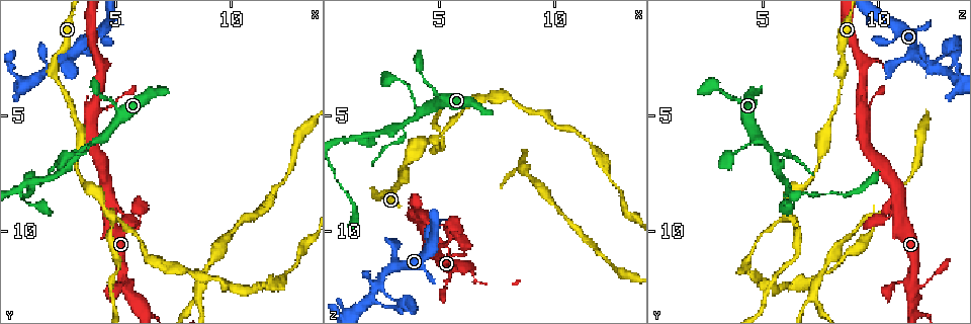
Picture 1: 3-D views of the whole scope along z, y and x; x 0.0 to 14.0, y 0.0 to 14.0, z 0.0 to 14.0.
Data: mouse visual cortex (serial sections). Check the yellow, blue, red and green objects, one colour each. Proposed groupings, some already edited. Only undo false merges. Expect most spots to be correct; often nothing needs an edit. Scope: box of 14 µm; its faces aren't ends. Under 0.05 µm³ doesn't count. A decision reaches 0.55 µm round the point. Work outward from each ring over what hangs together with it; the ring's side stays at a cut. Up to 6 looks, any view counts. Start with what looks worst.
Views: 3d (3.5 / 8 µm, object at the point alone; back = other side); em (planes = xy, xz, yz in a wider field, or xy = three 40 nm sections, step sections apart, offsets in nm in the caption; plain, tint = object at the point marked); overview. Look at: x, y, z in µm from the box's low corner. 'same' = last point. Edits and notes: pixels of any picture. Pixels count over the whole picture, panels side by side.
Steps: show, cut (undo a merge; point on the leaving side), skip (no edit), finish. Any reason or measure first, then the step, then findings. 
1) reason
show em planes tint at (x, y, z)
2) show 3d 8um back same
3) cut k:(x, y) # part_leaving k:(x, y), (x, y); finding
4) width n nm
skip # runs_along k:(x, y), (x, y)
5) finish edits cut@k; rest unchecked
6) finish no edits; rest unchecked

sharp bend
show 3d 3.5um back at (3.4, 6.6, 5.5)

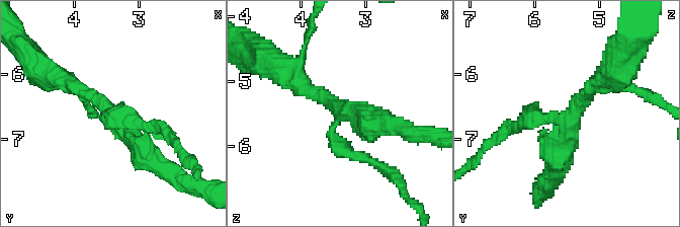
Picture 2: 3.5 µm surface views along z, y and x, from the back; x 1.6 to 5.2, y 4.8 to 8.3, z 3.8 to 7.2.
arms 3; arm_widths 200, 250, 350 nm; shape alone is not enough
show em xy step 2 tint at (3.35, 6.70, 5.45)

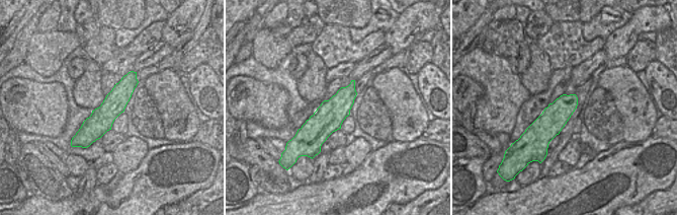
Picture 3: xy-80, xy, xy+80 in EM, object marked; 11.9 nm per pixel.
another direction
show em xy step 3 tint same

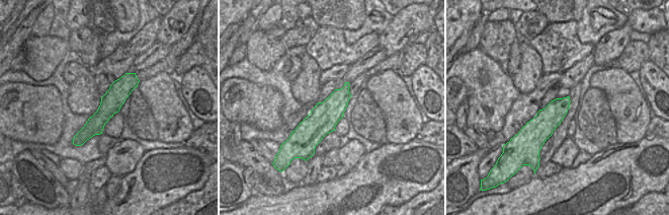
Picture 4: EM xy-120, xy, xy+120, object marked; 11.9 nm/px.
skip # runs_along 4:(133, 75), (104, 114), (78, 140); one cell here

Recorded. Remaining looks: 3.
thick turns thin
show 3d 8um at (2.5, 3.4, 8.5)

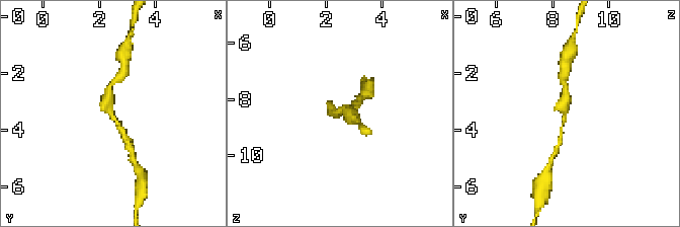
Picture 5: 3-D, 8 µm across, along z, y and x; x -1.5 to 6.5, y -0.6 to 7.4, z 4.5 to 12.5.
need the tissue
show em planes tint at (2.4, 3.5, 8.4)

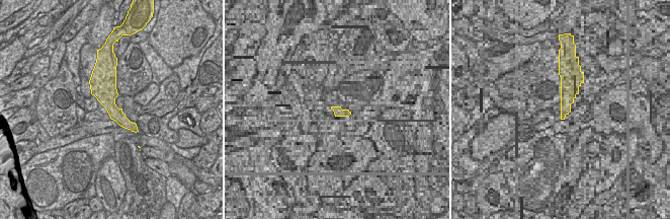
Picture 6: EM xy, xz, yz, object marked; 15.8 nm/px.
skip # runs_along 5:(109, 85), (110, 116), (126, 140); continuous, no second cell

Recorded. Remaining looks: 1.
finish no edits; rest unchecked

